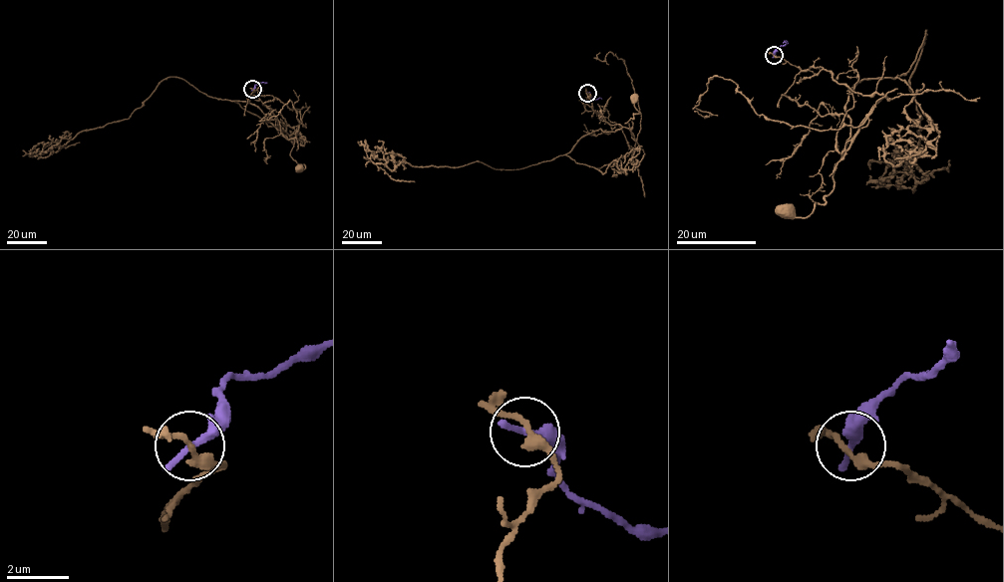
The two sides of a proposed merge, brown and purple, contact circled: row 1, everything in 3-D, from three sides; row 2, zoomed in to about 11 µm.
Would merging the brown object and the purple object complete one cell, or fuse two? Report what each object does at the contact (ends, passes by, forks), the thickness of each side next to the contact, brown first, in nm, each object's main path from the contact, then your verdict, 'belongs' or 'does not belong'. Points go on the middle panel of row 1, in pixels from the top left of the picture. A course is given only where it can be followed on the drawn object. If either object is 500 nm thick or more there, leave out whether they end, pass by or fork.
brown passes by | purple ends | 240/360 nm | brown via (588, 92), (585, 109), (615, 122), (633, 150), (634, 137), (625, 124), (640, 113), (634, 100) | purple via (588, 93), (592, 97), (601, 99) | does not belong

